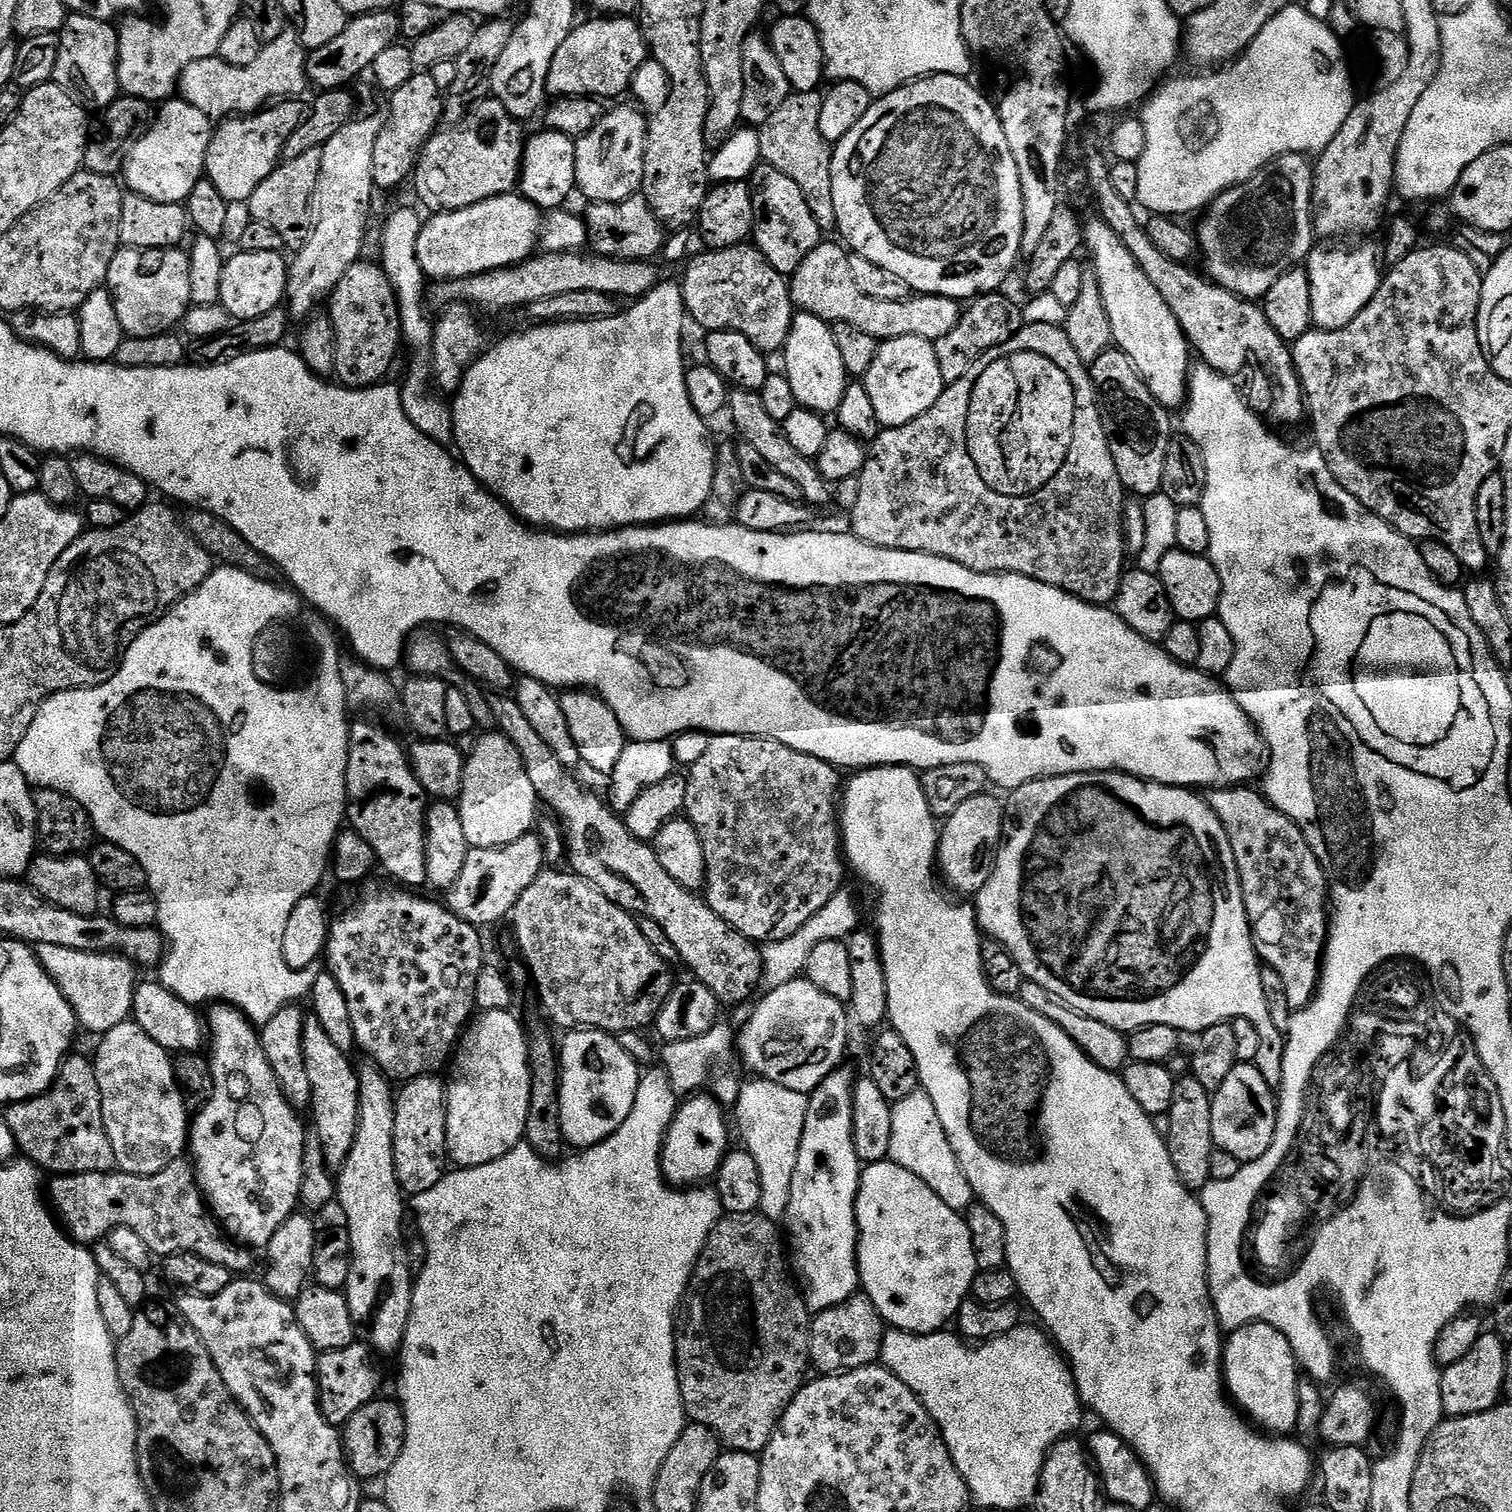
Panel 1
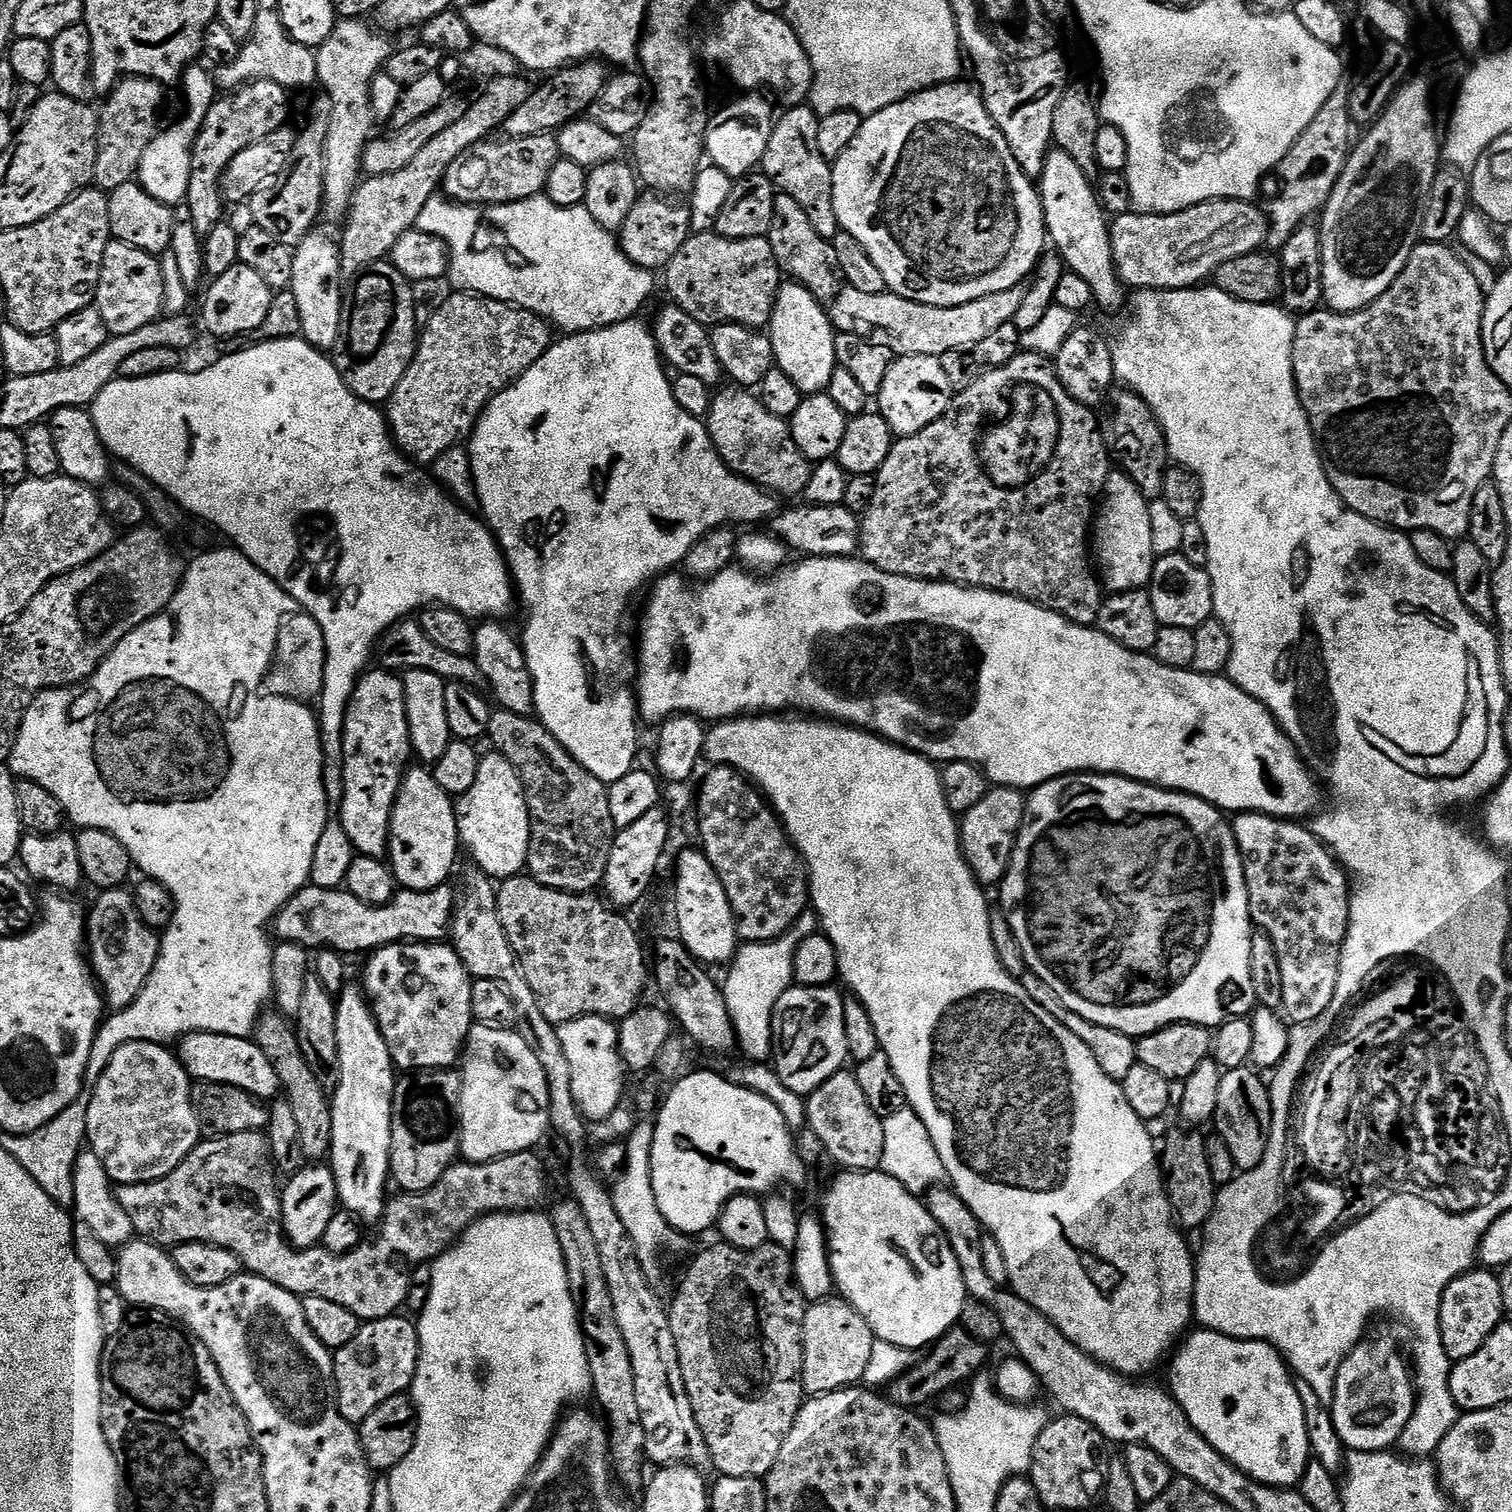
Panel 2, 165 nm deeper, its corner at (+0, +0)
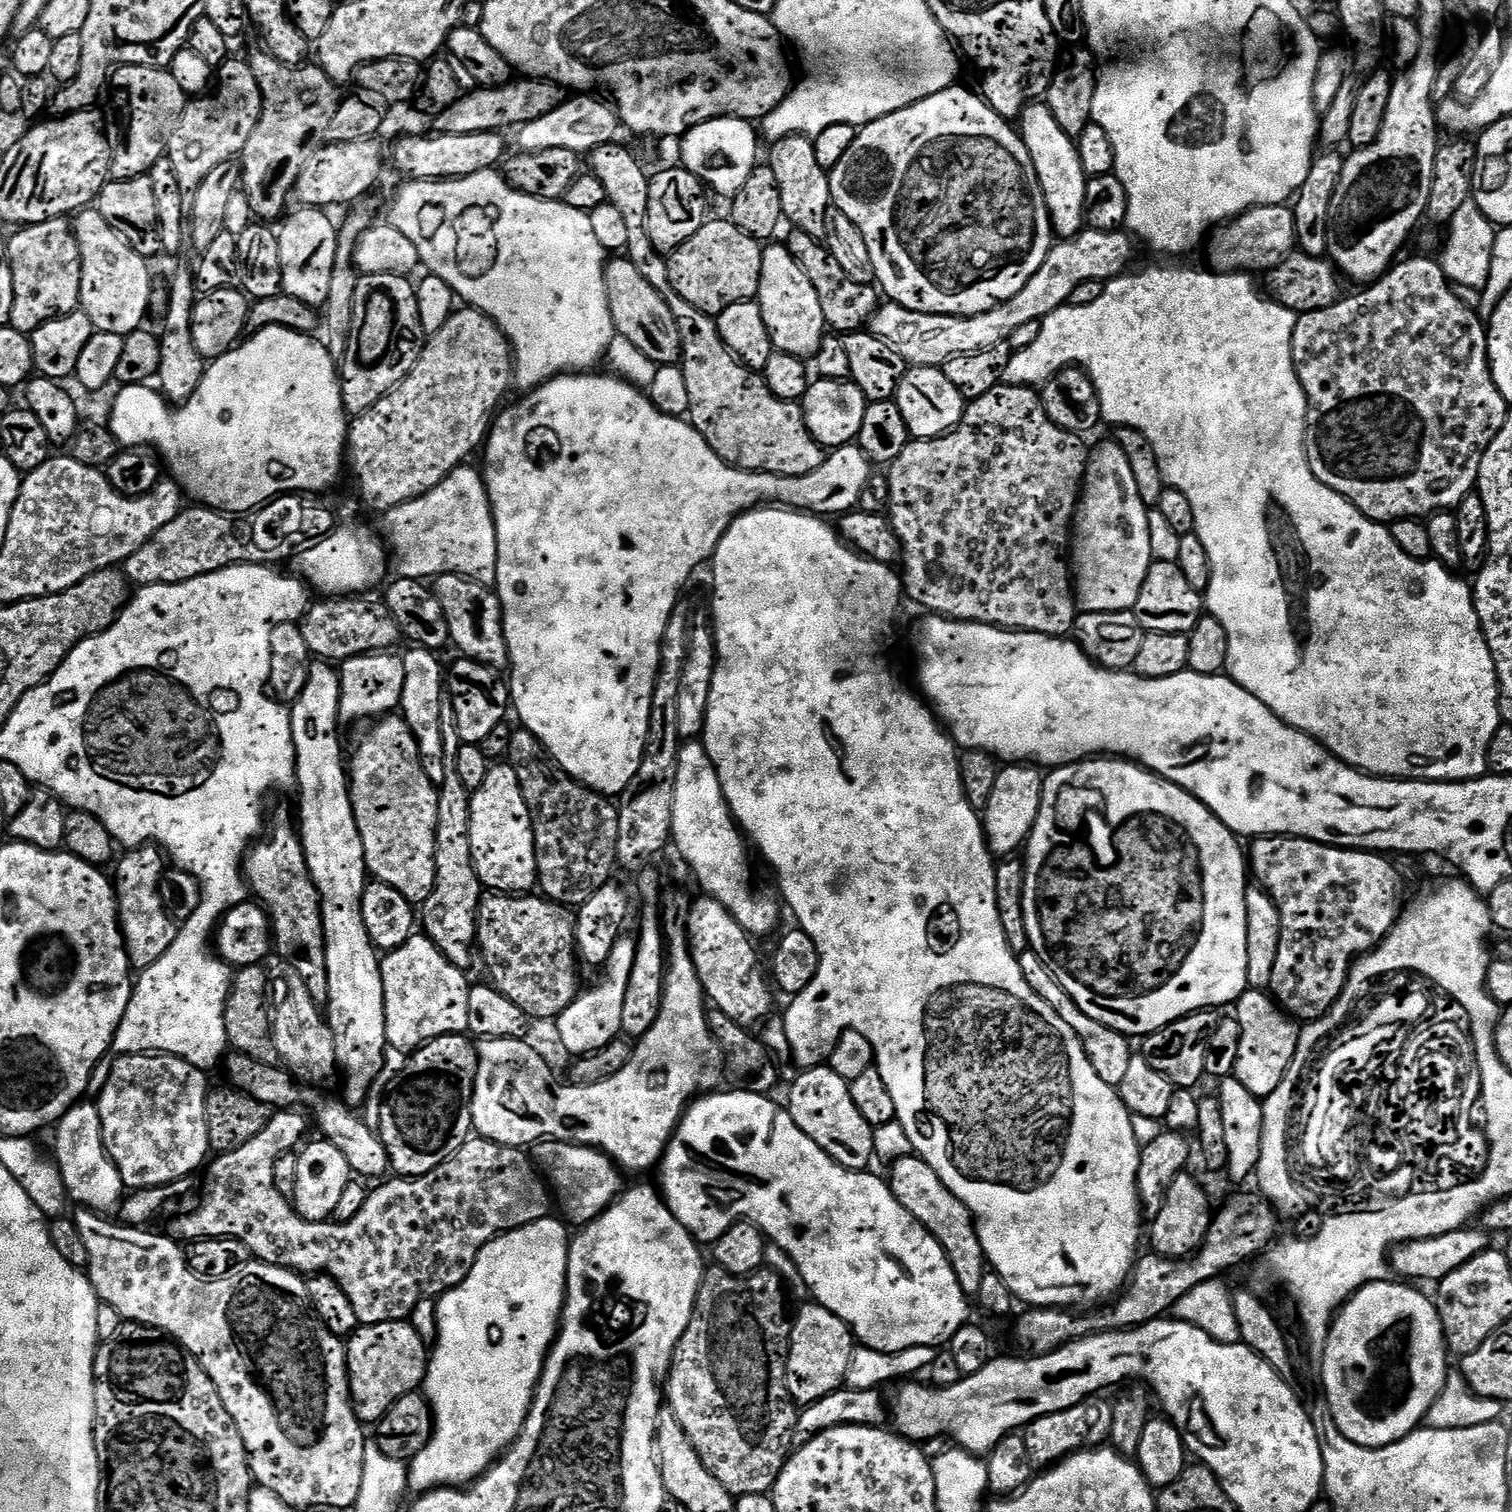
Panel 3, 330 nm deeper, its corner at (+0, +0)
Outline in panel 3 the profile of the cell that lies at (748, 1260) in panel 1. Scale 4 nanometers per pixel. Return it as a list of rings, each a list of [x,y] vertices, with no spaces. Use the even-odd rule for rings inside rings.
[[[709,1267],[705,1271],[703,1282],[700,1283],[694,1314],[690,1318],[690,1326],[686,1326],[686,1334],[682,1334],[682,1338],[678,1342],[676,1352],[672,1355],[672,1367],[666,1377],[666,1402],[670,1411],[676,1415],[678,1422],[686,1430],[686,1434],[694,1448],[698,1450],[706,1470],[710,1470],[710,1474],[714,1474],[714,1478],[718,1478],[718,1482],[722,1482],[722,1486],[726,1486],[726,1490],[737,1498],[746,1494],[771,1493],[772,1488],[776,1485],[778,1474],[782,1474],[784,1464],[793,1451],[792,1439],[797,1439],[798,1436],[796,1430],[798,1405],[788,1389],[788,1347],[792,1333],[788,1300],[790,1301],[790,1293],[786,1287],[786,1281],[777,1272],[761,1270],[752,1272],[749,1276],[735,1276],[725,1268]]]

